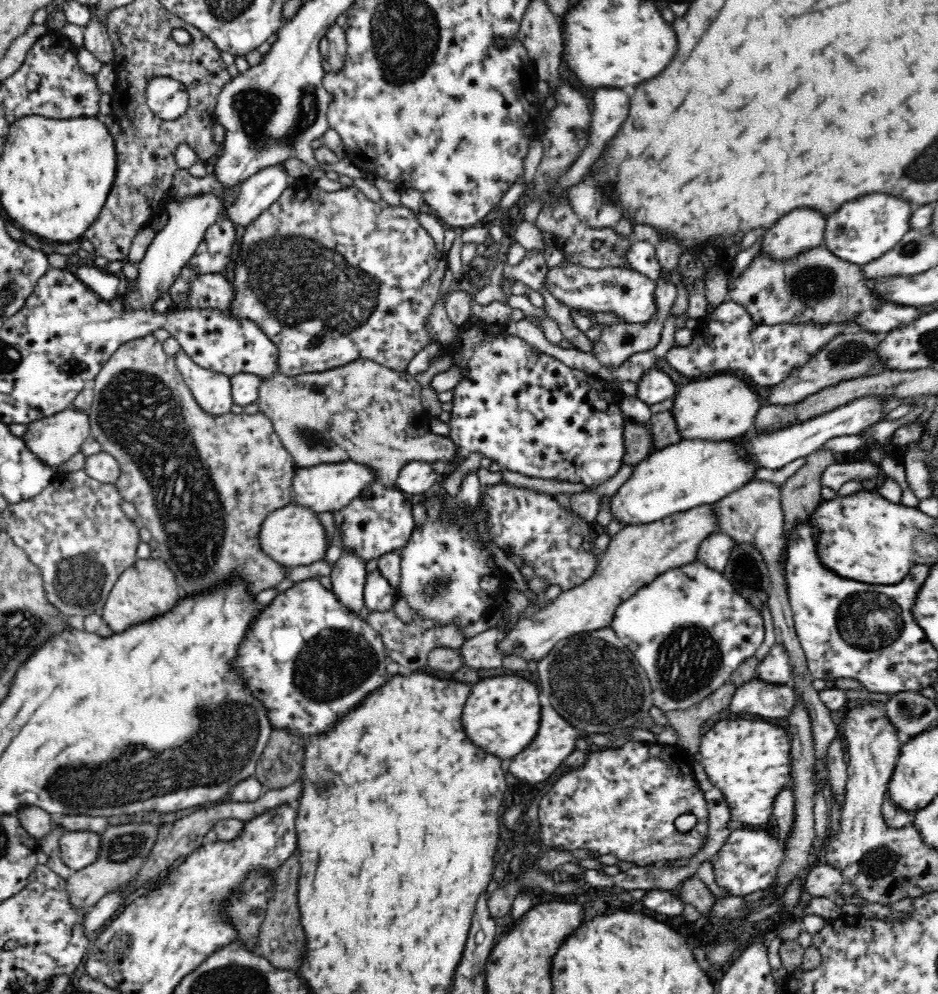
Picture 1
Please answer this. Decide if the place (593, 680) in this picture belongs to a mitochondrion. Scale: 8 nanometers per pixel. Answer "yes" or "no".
yes

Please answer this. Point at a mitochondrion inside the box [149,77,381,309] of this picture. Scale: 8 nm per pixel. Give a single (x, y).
(255, 107)

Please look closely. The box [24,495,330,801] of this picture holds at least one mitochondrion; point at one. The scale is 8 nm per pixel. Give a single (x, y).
(78, 578)

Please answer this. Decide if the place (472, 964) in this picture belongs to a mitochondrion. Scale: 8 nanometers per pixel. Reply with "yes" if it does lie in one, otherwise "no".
yes

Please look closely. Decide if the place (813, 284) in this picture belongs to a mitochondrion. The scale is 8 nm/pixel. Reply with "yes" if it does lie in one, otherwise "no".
yes

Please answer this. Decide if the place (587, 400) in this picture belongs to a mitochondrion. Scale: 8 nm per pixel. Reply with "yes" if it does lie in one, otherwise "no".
no

